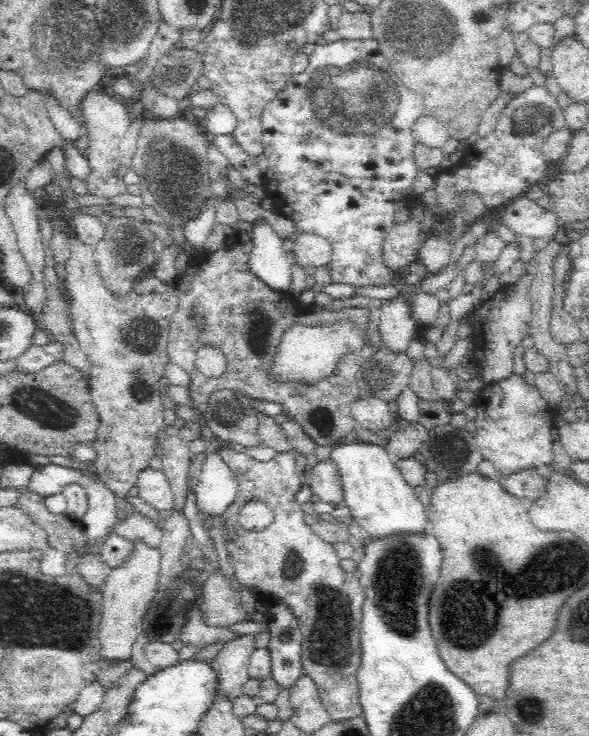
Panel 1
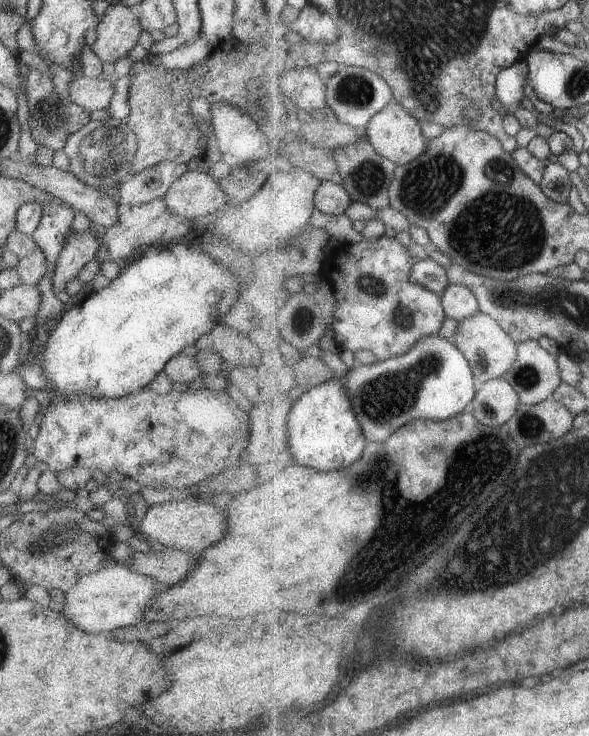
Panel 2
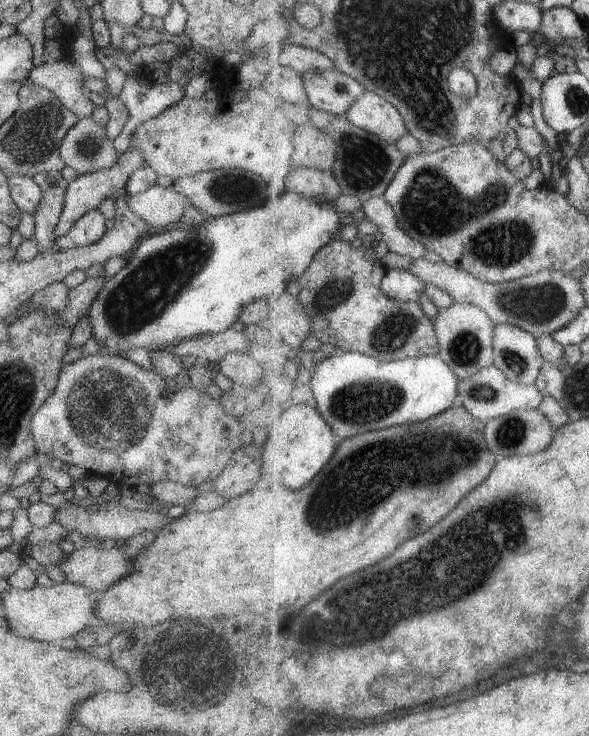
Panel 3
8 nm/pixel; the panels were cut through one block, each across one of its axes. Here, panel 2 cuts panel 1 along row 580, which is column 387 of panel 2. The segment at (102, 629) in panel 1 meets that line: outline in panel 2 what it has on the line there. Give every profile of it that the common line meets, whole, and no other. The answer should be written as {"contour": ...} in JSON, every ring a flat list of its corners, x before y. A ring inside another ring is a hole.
{"contour":[[397,100,378,112,365,128,366,136,381,156,404,165,428,147,420,123]]}

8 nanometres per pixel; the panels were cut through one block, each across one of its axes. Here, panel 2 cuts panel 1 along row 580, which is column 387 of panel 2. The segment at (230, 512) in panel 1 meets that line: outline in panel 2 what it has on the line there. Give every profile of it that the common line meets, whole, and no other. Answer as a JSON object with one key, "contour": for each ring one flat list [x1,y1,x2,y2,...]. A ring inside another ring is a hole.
{"contour":[[382,236,369,239,364,238,358,243,348,245,342,244,336,252,324,254,316,260,311,267,319,274,321,282,327,281,332,285,336,294,336,309,332,326,336,330,337,342,340,344,341,349,349,349,353,352,357,352,357,350,370,350,373,355,377,356,378,360,384,361,391,357,399,357,409,352,422,338,439,334,439,330,441,330,441,326,443,326,443,320,445,320,445,317,447,318,442,295,435,294,432,290,417,284,411,278,411,271,417,266,419,261,420,259,416,259,416,257,413,258,413,256,409,254,409,250,407,250,406,246,401,244,397,239,384,238]]}

